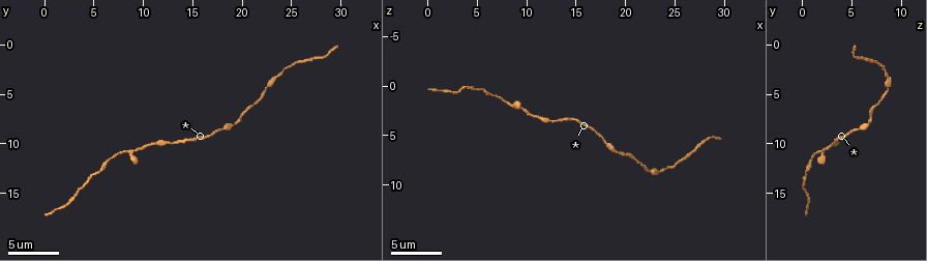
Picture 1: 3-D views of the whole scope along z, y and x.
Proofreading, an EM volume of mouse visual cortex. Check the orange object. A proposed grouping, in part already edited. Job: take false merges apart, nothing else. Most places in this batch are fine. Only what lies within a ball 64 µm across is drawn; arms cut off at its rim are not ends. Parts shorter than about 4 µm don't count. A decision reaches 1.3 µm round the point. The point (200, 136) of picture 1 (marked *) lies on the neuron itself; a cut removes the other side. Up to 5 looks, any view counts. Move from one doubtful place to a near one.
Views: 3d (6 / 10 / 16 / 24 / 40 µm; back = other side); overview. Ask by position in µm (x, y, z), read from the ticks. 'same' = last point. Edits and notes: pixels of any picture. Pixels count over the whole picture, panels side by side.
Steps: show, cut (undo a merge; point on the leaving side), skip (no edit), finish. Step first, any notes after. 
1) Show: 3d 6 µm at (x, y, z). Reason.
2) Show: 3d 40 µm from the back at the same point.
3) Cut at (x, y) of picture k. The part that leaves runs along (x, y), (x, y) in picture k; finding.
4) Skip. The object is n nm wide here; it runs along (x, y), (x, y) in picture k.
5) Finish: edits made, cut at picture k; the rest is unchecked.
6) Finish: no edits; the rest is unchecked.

Show: 3d 10 µm at (8.0, 10.6, 1.6). Two arms in line, one across.

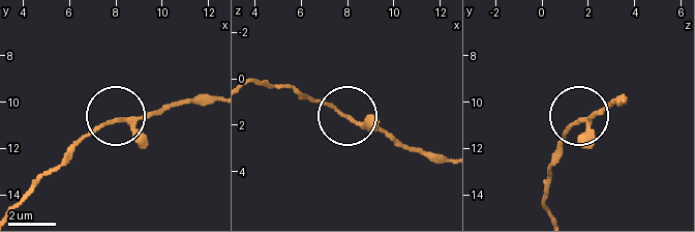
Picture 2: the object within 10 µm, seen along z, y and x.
Skip. 3 arms meet here; it runs along (444, 158), (402, 149), (297, 89) in picture 2; all the same neuron.

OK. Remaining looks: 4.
Show: 3d 10 µm at (13.2, 9.6, 3.4). Thick turns thin.

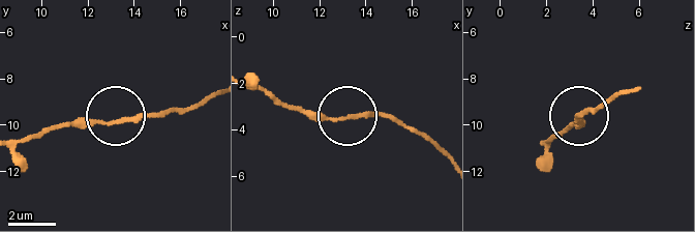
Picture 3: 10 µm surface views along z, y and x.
Show: 3d 6 µm at (13.2, 9.9, 3.5).

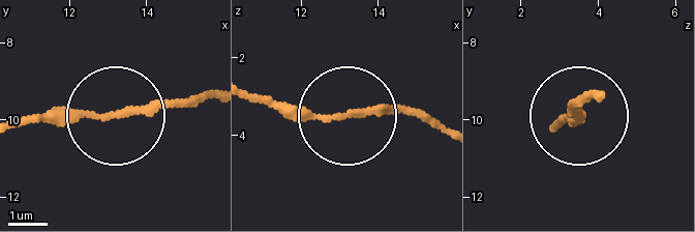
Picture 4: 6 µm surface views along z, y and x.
Skip. It runs along (442, 131), (405, 114), (288, 114), (250, 104) in picture 4; all the same neuron.

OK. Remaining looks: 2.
Show: 3d 10 µm at (19.4, 8.0, 7.0). A narrow waist.

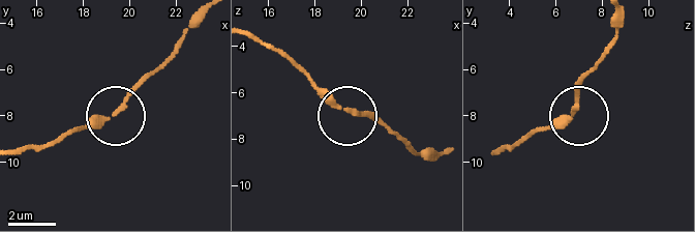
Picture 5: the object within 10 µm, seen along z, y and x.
Show: 3d 6 µm at (19.6, 7.7, 6.9).

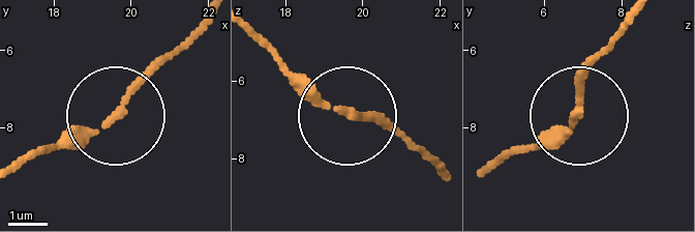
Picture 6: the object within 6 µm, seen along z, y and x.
Skip. It runs along (485, 171), (565, 135), (577, 76), (601, 49) in picture 6; one neuron here.

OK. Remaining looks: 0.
Finish: no edits; the rest is unchecked.

